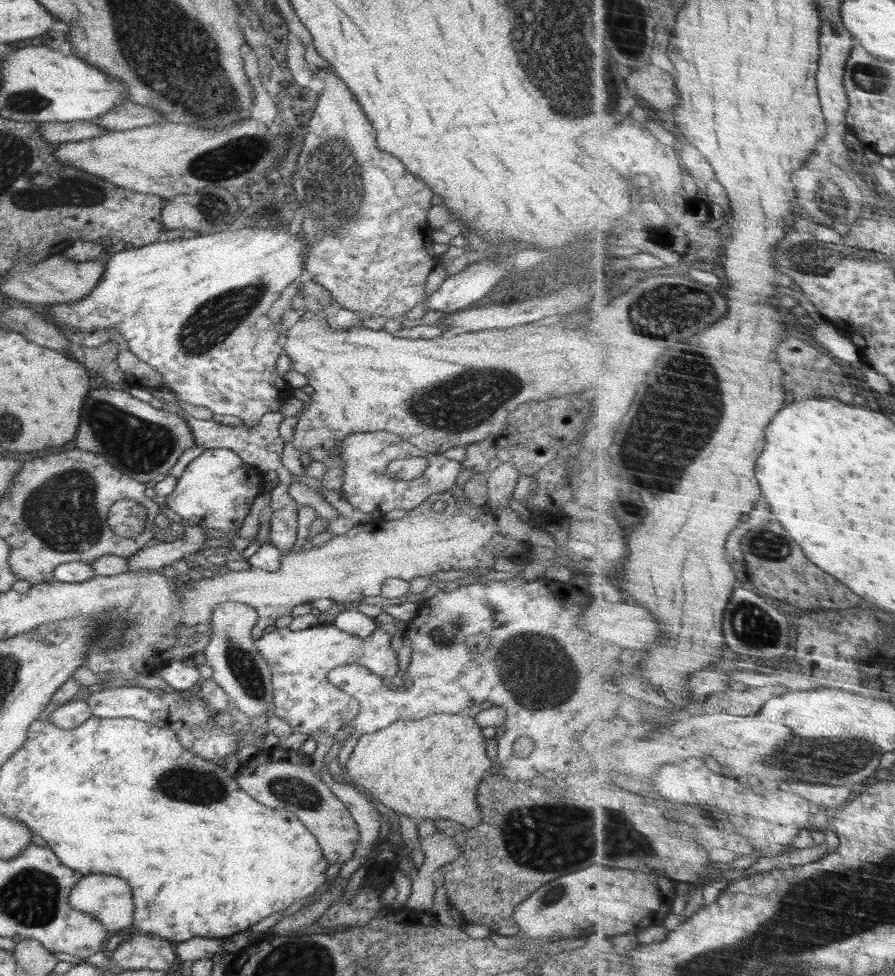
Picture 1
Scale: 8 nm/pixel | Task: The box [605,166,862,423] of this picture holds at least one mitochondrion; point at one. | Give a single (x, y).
(649, 319)

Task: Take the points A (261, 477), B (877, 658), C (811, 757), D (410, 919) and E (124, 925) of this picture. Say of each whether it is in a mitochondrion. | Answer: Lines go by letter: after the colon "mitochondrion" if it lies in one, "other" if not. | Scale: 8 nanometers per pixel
A: other
B: other
C: mitochondrion
D: other
E: other

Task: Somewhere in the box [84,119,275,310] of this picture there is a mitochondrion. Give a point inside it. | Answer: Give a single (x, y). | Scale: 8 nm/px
(228, 158)

